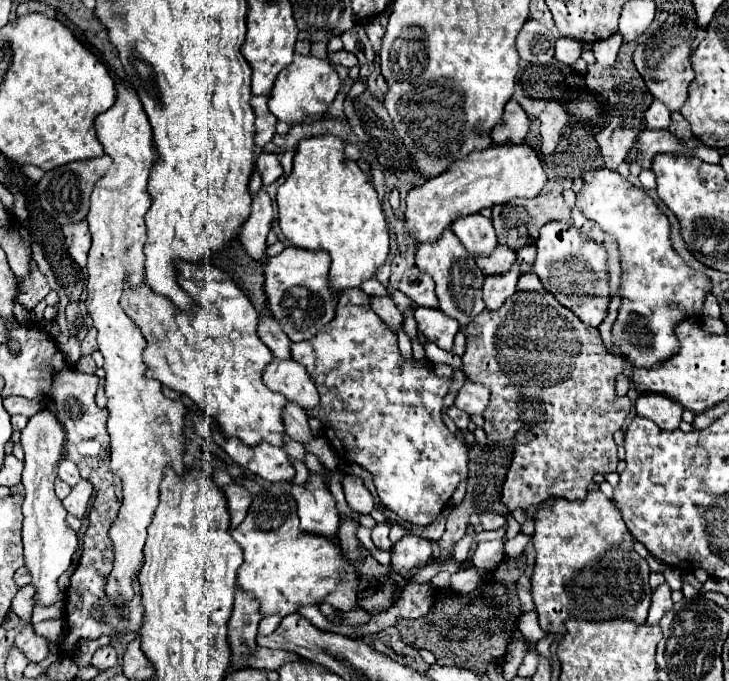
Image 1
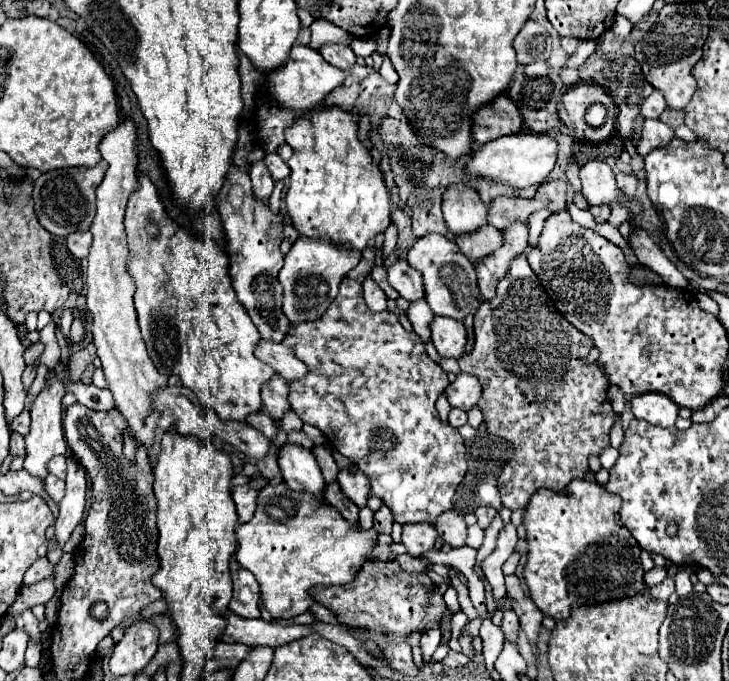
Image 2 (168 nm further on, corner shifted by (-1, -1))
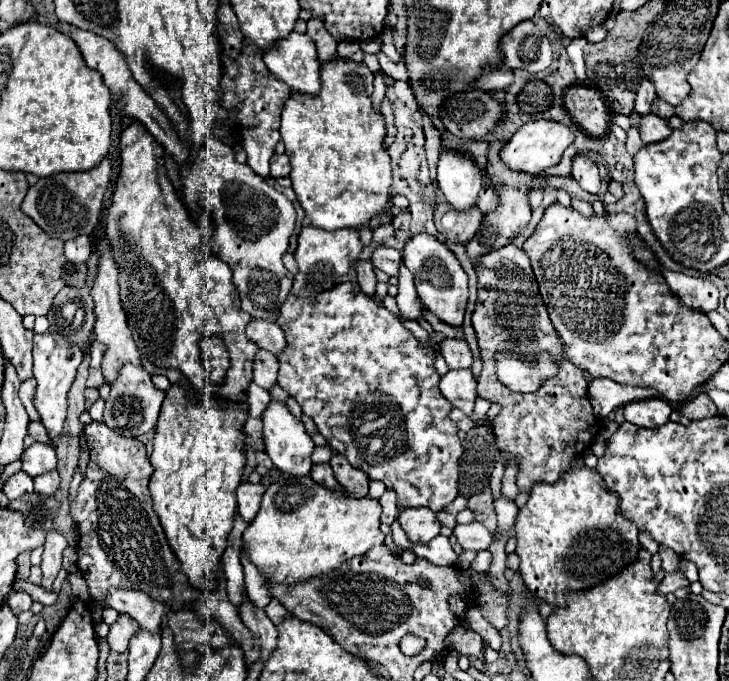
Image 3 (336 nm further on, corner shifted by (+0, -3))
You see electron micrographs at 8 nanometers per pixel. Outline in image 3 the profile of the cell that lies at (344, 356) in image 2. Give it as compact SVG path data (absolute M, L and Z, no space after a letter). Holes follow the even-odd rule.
M354 282L336 284L332 290L326 290L320 296L316 296L316 300L288 296L280 308L278 326L284 330L284 336L288 342L286 350L278 356L278 360L280 360L278 384L300 404L302 412L314 420L314 424L318 426L318 432L328 440L330 448L334 452L342 454L354 468L360 468L362 472L366 472L370 476L370 480L380 480L386 484L388 490L394 490L398 496L398 512L404 512L406 508L420 508L420 506L428 508L436 514L440 510L444 510L458 496L458 462L460 462L460 456L464 450L462 450L462 442L458 438L458 428L456 428L456 424L452 424L452 420L448 416L452 410L452 404L442 396L442 392L438 388L440 374L434 368L434 350L432 348L424 350L424 344L418 338L414 338L414 334L410 330L406 330L404 324L392 312L388 312L376 300L364 296L364 292L360 292L360 286Z

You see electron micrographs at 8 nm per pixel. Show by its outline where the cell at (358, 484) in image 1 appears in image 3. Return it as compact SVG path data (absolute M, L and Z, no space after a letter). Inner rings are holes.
M334 454L330 460L330 466L334 470L336 480L346 490L348 496L364 498L368 494L368 476L364 476L364 472L360 472L358 468L352 468L348 460L344 460L344 456Z

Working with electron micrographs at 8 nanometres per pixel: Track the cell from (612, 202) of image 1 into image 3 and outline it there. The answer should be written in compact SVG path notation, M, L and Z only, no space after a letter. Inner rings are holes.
M580 154L574 156L574 160L572 160L572 178L586 192L592 192L592 194L598 194L598 186L602 186L602 180L600 180L596 164L590 158L580 156Z

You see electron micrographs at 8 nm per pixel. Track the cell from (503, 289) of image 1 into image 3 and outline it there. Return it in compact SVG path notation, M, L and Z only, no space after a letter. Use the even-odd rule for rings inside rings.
M492 140L490 142L490 150L488 150L488 160L490 160L488 162L488 174L492 178L492 184L496 186L496 194L500 196L500 206L494 212L490 212L490 214L484 216L478 234L466 244L466 250L468 250L468 256L470 256L472 262L476 262L480 256L484 256L484 254L488 254L492 250L498 250L502 246L508 246L528 226L528 222L530 222L528 188L532 184L532 176L526 176L522 172L512 172L512 170L508 170L502 164L498 152L504 146L504 142L506 140Z

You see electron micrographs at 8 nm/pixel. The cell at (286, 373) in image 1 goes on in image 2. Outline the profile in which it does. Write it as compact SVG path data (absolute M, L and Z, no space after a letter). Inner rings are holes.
M261 338L255 346L255 354L261 362L269 364L285 380L303 378L307 374L305 364L301 364L301 360L295 356L295 352L289 346L285 346L283 342Z

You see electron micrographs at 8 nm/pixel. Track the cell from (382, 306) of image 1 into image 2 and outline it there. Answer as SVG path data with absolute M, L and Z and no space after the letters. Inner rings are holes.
M367 274L365 280L363 280L363 290L365 290L363 298L365 298L369 310L373 310L373 312L383 312L383 310L387 308L387 296L385 296L385 292L375 284L375 280L373 280L369 274Z

